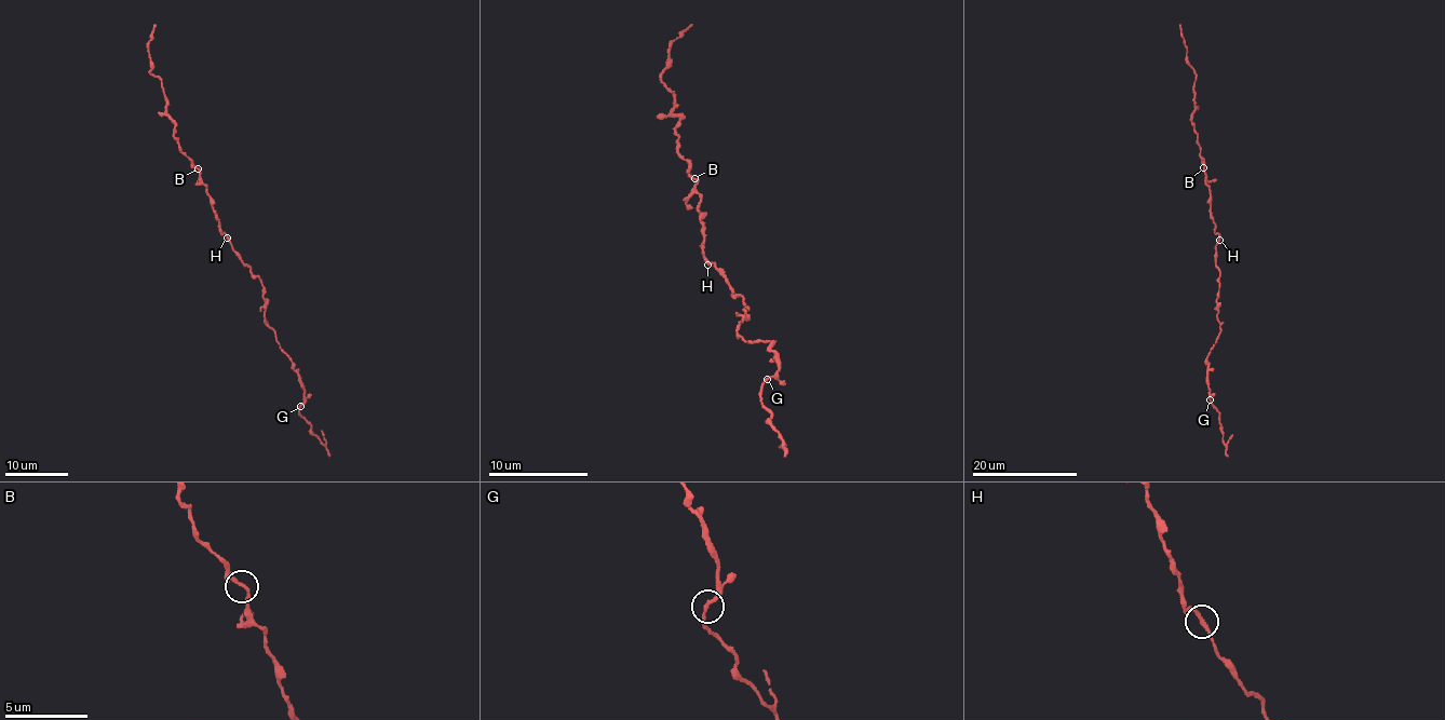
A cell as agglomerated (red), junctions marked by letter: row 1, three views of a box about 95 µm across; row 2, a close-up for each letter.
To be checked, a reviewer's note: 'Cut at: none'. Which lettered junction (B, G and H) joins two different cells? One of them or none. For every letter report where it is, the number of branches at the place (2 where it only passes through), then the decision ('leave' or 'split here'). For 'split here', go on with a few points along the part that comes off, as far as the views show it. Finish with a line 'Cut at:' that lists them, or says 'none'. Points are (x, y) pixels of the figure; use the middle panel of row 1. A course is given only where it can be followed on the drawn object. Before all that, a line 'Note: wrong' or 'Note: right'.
Note: right
B: (694, 178) | 2 | leave
G: (767, 379) | 2 | leave
H: (707, 265) | 2 | leave
Cut at: none

